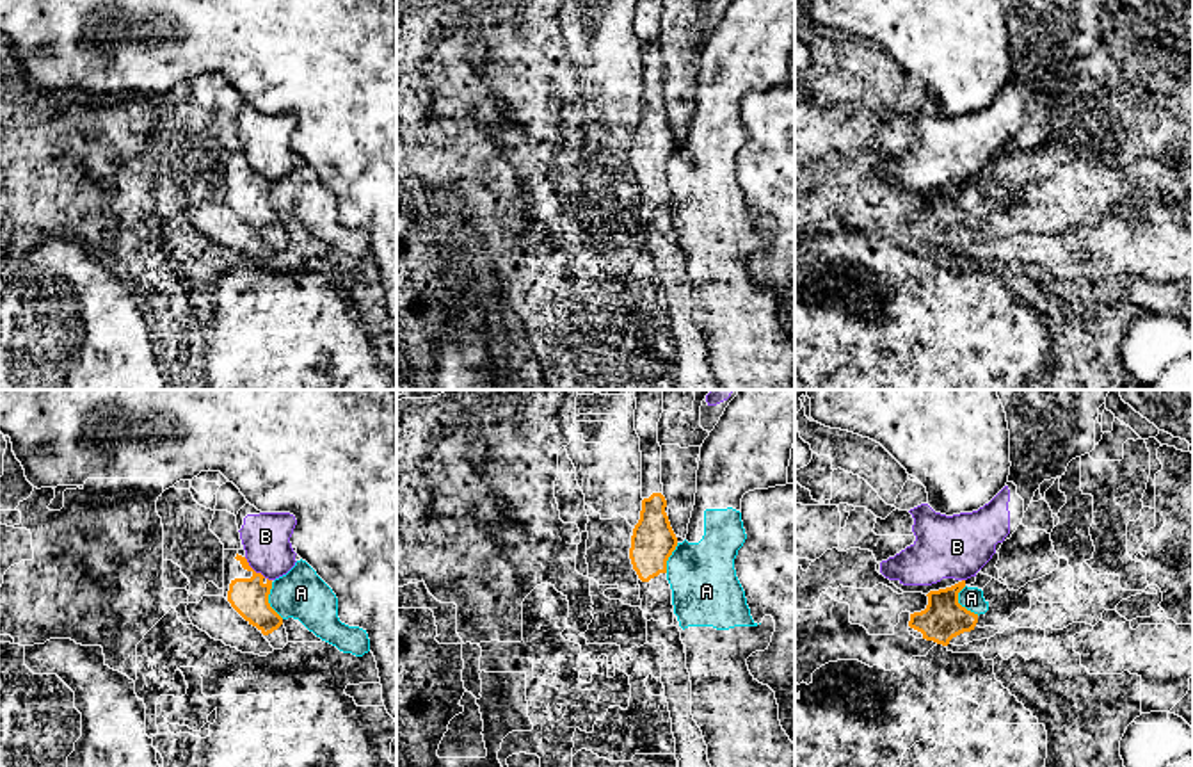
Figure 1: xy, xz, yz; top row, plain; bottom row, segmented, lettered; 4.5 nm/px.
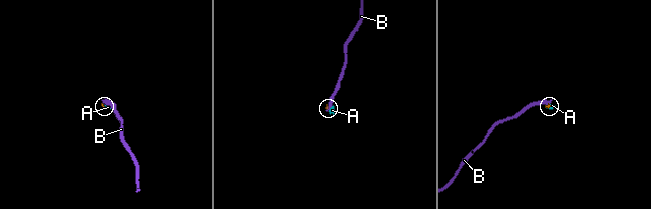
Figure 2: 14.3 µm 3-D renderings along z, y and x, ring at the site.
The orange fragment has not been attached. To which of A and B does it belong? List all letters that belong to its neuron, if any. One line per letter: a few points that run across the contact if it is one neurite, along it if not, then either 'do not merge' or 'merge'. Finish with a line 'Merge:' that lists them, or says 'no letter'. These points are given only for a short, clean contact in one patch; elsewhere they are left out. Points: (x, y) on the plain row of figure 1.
A: line xy (271, 184), (269, 205), (283, 219); do not merge
B: line xy (244, 159), (271, 182); do not merge
Merge: no letter

